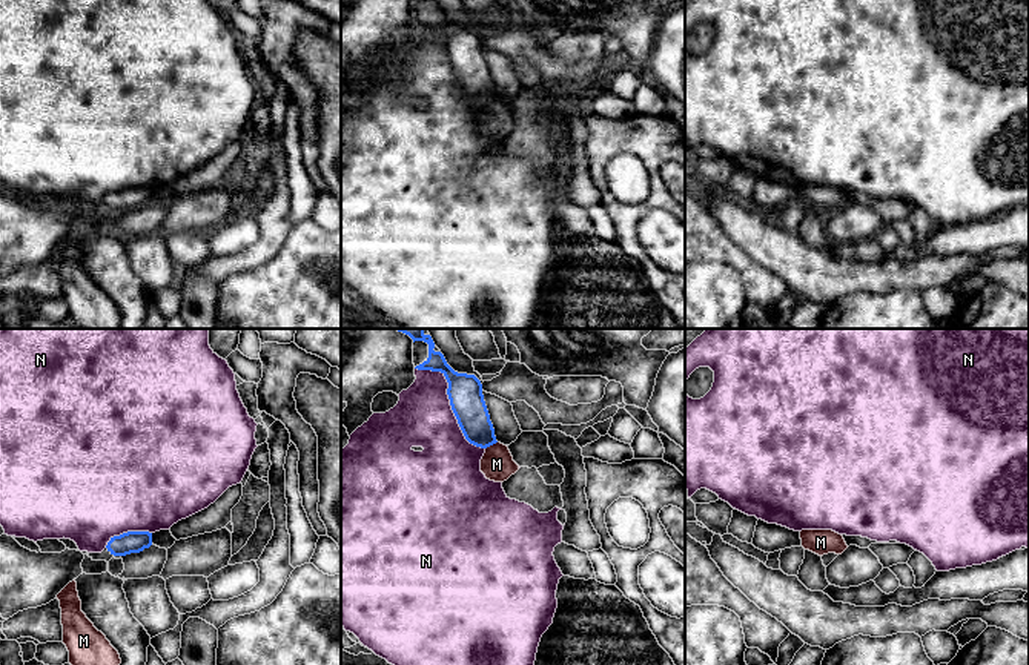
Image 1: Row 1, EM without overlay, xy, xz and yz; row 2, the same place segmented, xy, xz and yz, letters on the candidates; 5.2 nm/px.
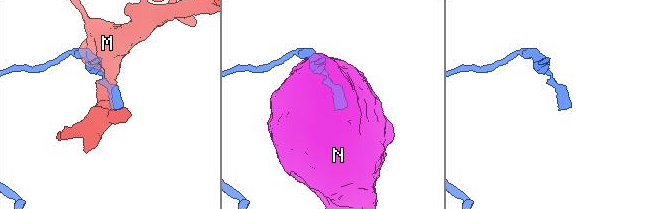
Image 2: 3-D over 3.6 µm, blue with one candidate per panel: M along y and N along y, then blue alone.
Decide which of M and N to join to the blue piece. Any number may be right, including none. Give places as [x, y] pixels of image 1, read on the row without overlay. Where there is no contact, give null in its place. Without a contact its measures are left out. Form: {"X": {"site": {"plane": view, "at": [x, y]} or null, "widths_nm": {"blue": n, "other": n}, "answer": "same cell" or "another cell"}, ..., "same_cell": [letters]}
{"M": {"site": {"plane": "xz", "at": [490, 100]}, "widths_nm": {"blue": 180, "other": 170}, "answer": "another cell"}, "N": {"site": {"plane": "xz", "at": [450, 59]}, "widths_nm": {"blue": 180, "other": 300}, "answer": "another cell"}, "same_cell": []}

